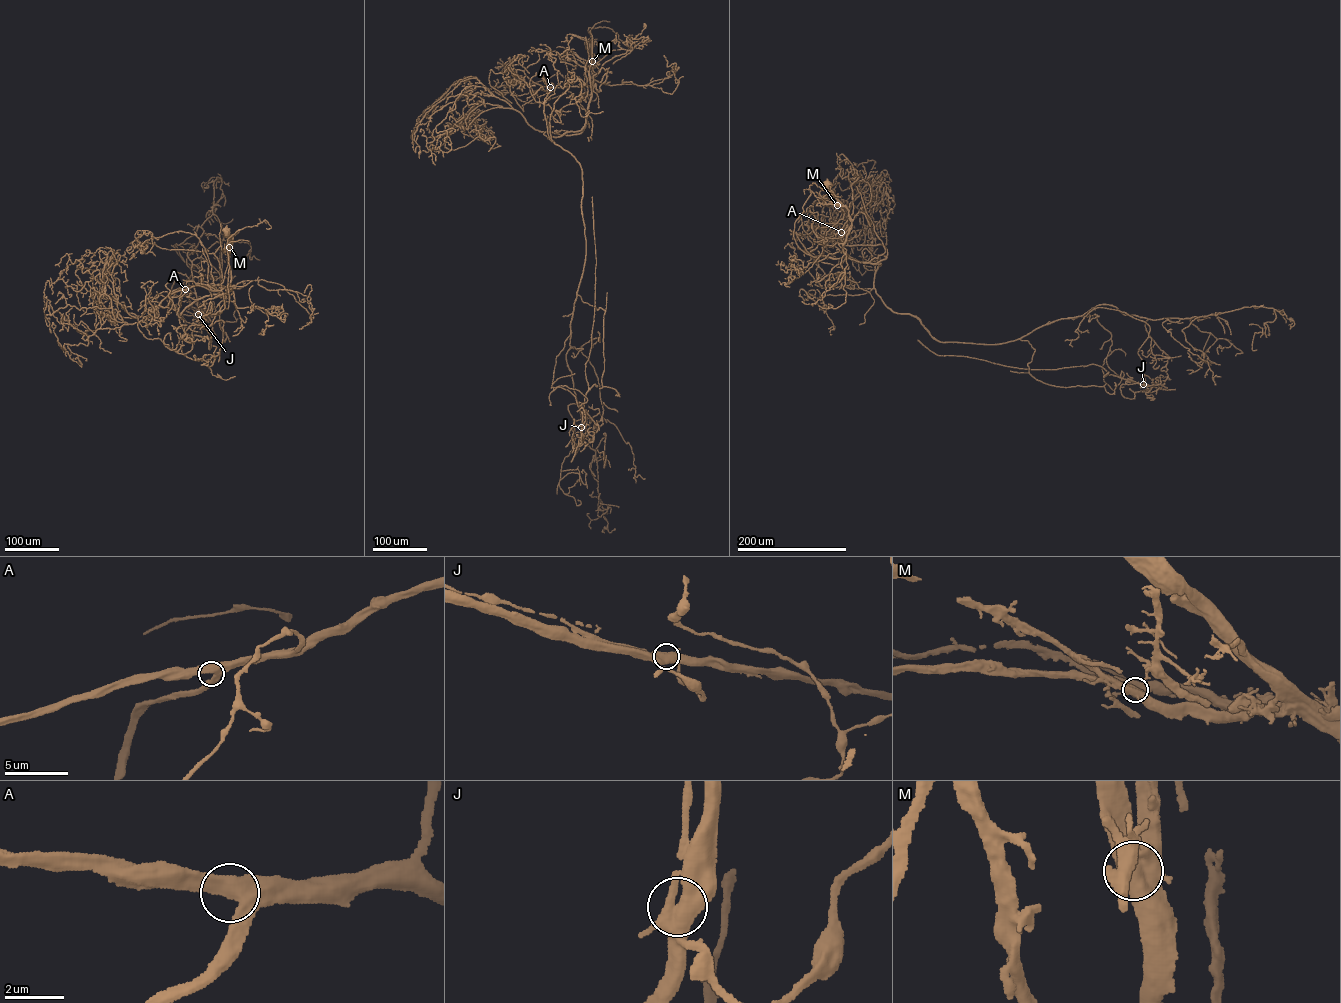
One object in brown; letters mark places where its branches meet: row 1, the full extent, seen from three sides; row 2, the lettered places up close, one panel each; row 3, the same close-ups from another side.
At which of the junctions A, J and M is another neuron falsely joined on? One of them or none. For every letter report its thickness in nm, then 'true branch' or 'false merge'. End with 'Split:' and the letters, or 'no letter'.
A: calibre 480 nm; true branch
J: calibre 500 nm; false merge
M: calibre 550 nm; true branch
Split: J

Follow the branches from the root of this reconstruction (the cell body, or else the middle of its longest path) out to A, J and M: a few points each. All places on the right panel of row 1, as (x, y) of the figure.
A: (827, 185), (848, 211), (851, 221), (843, 250), (841, 232)
J: (827, 185), (843, 251), (880, 262), (878, 295), (937, 340), (1094, 314), (1109, 368), (1143, 384)
M: (827, 185), (842, 205), (837, 205)

